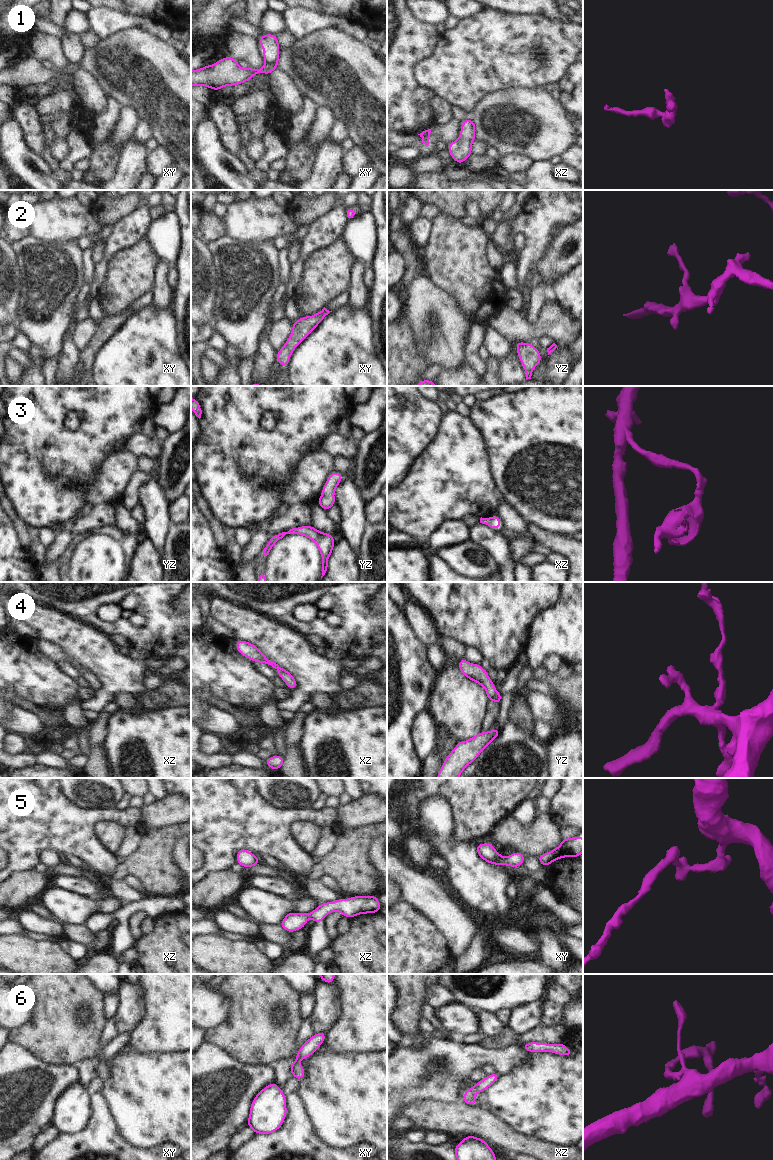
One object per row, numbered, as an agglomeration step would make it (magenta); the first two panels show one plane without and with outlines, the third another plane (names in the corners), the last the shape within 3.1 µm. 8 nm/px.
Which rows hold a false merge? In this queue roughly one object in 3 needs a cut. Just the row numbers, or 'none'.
1

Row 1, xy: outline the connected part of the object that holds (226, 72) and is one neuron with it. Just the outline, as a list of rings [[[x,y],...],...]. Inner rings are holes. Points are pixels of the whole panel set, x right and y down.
[[[226,56],[215,64],[191,70],[191,86],[205,86],[216,92],[225,86],[243,84],[259,73],[270,75],[279,68],[278,62],[279,59],[273,65],[265,63],[260,69],[253,69],[251,66],[243,69],[237,60]]]

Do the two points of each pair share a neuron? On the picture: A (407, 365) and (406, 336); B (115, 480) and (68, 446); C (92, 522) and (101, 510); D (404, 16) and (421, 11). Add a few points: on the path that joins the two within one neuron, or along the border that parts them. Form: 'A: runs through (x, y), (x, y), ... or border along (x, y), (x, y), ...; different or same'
A: runs through (406, 358), (406, 343); same
B: border along (114, 451), (104, 459), (97, 476), (82, 485); different
C: runs through (94, 519), (100, 513); same
D: border along (411, 10), (421, 20), (435, 24); different

